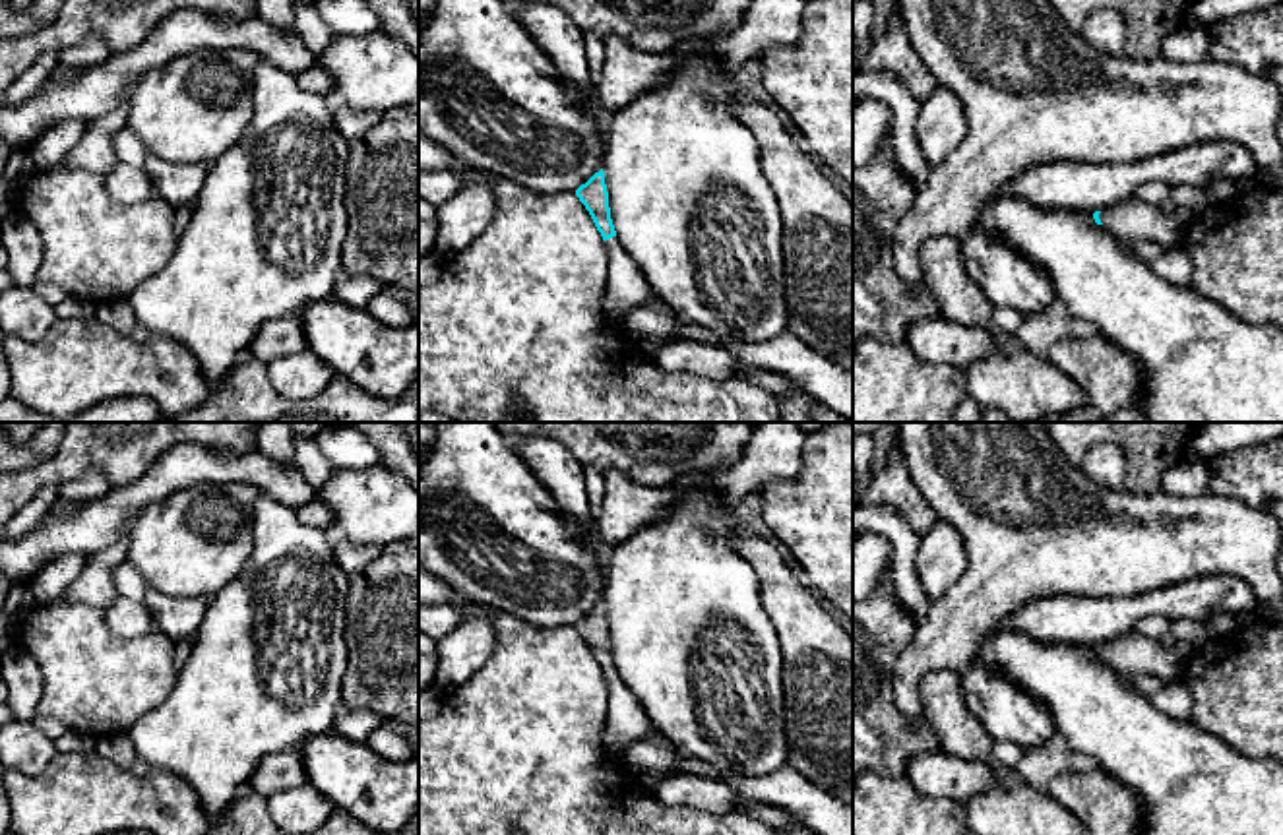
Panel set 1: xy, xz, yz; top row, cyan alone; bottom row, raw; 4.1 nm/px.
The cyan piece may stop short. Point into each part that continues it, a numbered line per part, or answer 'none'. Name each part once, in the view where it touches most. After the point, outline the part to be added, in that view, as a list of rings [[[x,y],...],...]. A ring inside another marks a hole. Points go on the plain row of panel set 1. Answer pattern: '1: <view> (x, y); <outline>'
1: yz (1132, 653); [[[1136,630],[1103,643],[1099,653],[1107,665],[1116,666],[1124,674],[1149,674],[1173,682],[1182,668],[1182,659],[1174,649],[1167,649],[1159,639],[1145,637]]]

